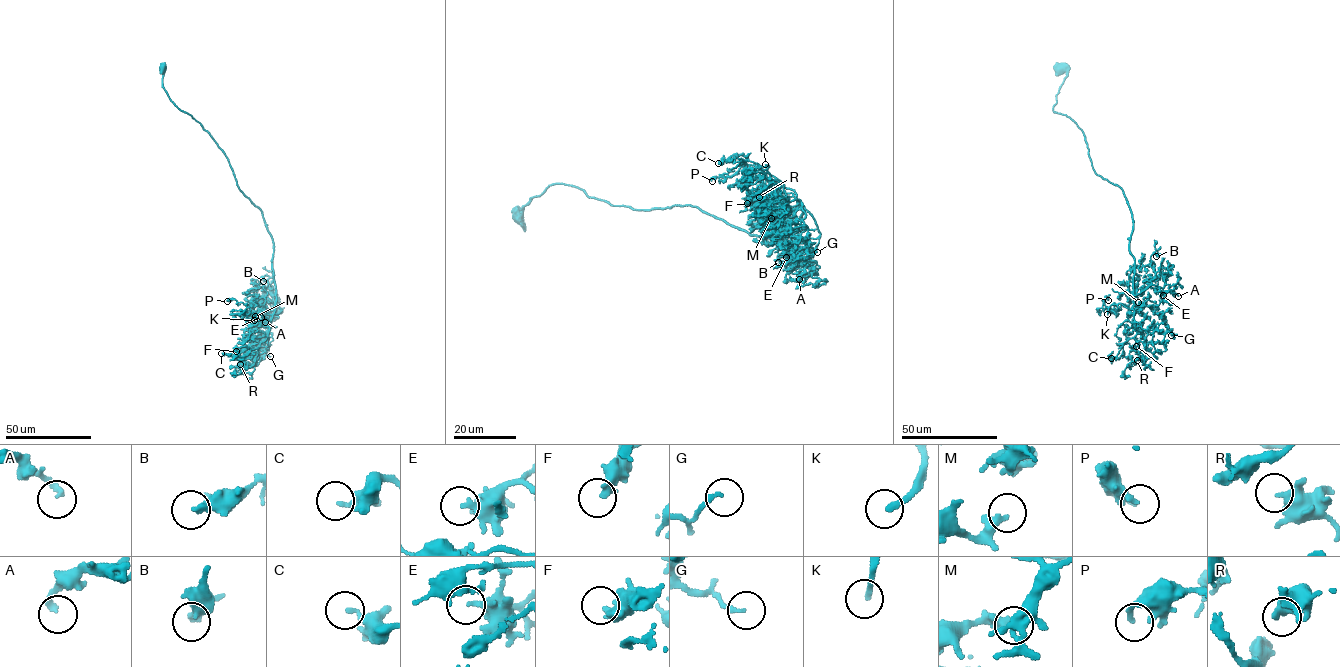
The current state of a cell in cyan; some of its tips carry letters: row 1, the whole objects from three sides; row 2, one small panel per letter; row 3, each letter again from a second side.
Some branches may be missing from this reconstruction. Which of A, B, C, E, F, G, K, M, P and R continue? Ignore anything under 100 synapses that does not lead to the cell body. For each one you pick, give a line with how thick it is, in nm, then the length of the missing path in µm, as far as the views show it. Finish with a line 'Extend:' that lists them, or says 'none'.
K: 220 nm | 30 µm
Extend: K

